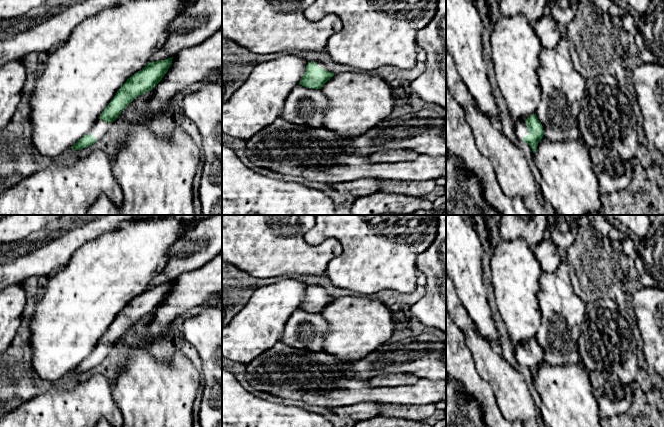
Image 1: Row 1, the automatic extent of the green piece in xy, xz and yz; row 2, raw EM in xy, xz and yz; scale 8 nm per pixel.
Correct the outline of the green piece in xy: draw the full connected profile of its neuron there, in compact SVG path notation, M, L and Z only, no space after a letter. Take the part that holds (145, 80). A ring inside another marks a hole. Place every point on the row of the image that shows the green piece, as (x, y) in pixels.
M173 57L150 62L142 70L128 78L93 127L72 146L72 149L80 150L100 141L108 131L109 124L118 118L129 103L139 95L151 91L162 80L172 64L172 59Z

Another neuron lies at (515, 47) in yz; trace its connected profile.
M501 16L490 36L495 79L514 123L535 114L542 88L538 70L542 43L526 17Z

